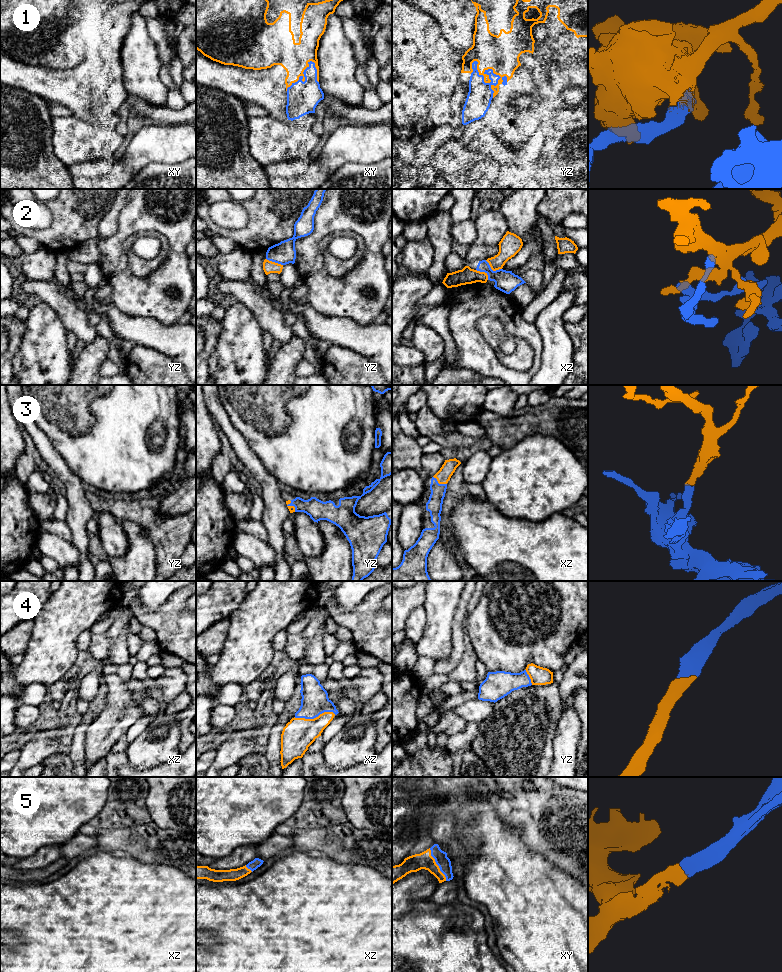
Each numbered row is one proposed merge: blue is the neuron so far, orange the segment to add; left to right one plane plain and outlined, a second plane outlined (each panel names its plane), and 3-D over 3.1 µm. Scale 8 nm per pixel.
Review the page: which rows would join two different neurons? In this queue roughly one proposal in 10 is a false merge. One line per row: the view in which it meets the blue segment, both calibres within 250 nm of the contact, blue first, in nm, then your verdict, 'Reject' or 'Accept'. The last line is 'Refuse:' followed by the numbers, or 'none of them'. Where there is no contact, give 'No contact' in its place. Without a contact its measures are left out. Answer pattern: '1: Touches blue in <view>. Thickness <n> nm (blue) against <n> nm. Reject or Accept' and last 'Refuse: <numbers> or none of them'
1: Touches blue in yz. Thickness 200 nm (blue) against 300 nm. Accept
2: Touches blue in xz. Thickness 170 nm (blue) against 170 nm. Reject
3: Touches blue in xz. Thickness 130 nm (blue) against 110 nm. Accept
4: Touches blue in xz. Thickness 220 nm (blue) against 260 nm. Accept
5: Touches blue in xy. Thickness 110 nm (blue) against 140 nm. Accept
Refuse: 2

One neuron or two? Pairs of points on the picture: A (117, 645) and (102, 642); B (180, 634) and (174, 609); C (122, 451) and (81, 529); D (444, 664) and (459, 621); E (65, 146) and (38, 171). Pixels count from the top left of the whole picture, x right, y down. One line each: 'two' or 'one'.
A: two
B: one
C: two
D: one
E: two

